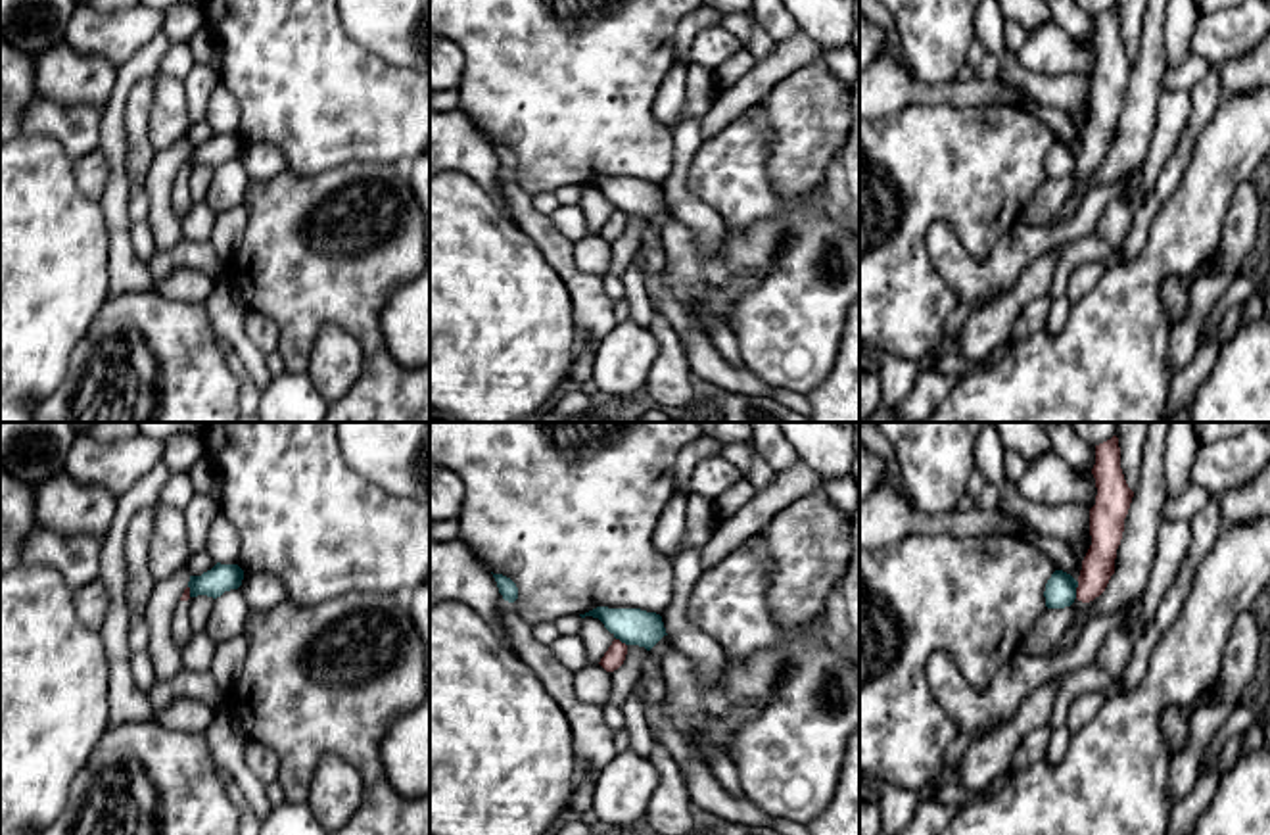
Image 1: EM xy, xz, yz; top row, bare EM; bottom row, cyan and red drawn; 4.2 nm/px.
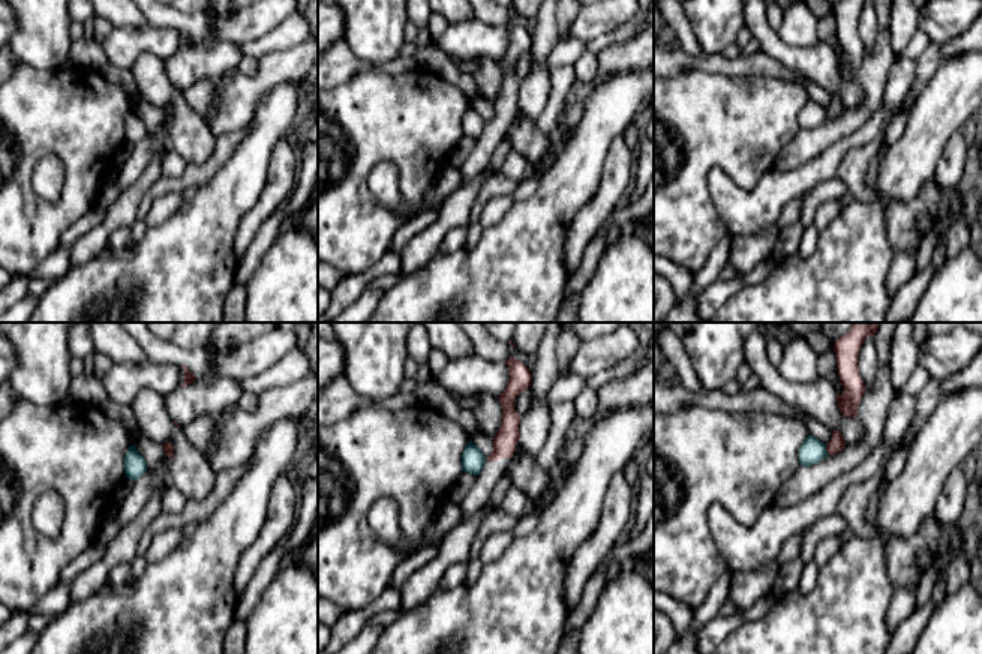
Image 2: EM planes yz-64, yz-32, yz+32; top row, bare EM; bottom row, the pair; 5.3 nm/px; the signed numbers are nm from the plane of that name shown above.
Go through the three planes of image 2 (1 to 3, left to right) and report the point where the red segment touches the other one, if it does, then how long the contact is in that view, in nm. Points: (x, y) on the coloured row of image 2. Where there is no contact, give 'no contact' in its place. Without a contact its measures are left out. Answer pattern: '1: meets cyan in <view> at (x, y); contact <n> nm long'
1: no contact
2: no contact
3: meets cyan in yz+32 at (825, 449); contact 60 nm long

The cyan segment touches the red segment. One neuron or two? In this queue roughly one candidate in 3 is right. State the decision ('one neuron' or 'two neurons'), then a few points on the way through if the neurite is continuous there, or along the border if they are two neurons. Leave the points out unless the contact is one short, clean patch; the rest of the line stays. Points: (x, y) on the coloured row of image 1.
two neurons; border along yz (1079, 582), (1075, 597)

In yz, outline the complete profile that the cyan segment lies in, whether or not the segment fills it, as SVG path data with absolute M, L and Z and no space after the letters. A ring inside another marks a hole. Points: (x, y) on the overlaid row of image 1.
M1055 570L1046 584L1044 591L1046 607L1047 608L1070 607L1076 599L1076 587L1078 582L1070 574Z

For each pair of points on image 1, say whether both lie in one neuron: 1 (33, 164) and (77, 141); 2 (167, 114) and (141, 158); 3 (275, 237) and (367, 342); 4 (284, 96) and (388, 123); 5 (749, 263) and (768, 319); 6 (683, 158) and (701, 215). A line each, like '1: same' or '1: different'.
1: different
2: different
3: same
4: same
5: different
6: same

